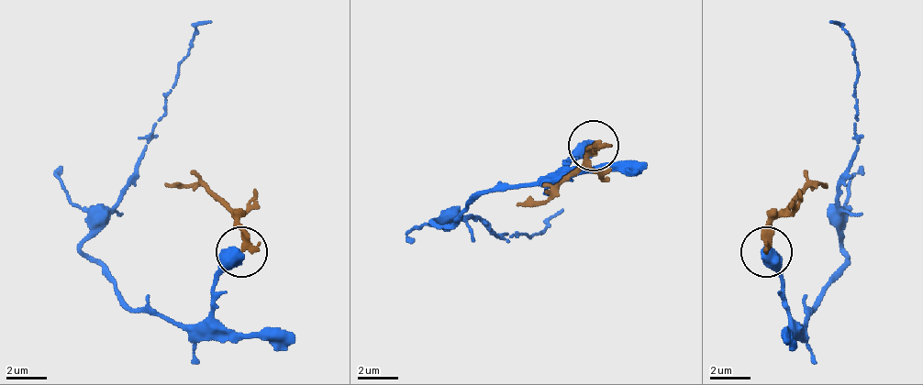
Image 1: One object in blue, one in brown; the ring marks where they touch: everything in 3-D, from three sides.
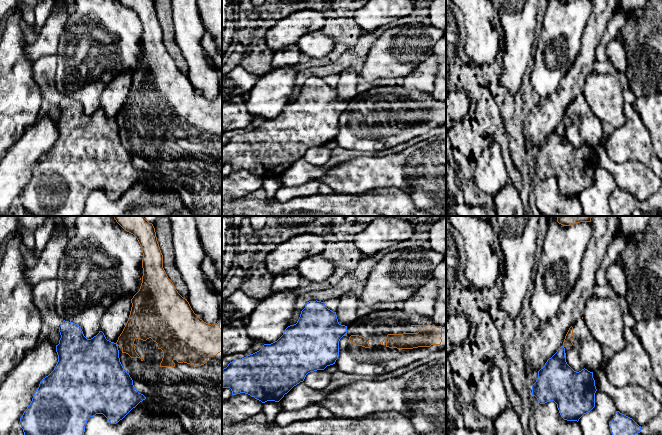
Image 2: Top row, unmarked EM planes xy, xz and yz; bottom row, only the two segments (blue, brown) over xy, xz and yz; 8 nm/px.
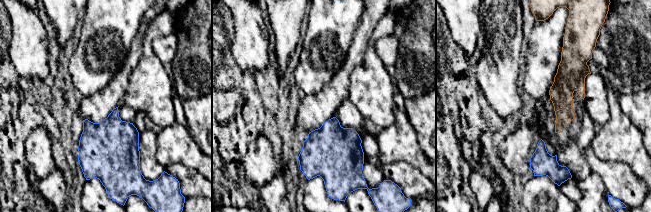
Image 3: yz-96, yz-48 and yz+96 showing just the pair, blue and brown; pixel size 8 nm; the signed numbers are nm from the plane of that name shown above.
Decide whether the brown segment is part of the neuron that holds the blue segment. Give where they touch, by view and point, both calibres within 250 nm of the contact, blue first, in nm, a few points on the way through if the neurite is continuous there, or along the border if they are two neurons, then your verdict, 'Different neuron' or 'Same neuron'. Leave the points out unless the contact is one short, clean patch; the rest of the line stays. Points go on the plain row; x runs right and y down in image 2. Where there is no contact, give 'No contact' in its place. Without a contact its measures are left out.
Touches blue at xy (116, 121). Thickness 440 nm (blue) against 220 nm. Boundary: xy (115, 119), (117, 122). Different neuron

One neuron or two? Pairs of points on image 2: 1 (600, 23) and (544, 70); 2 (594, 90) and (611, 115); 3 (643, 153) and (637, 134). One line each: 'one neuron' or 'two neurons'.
1: two neurons
2: one neuron
3: one neuron

